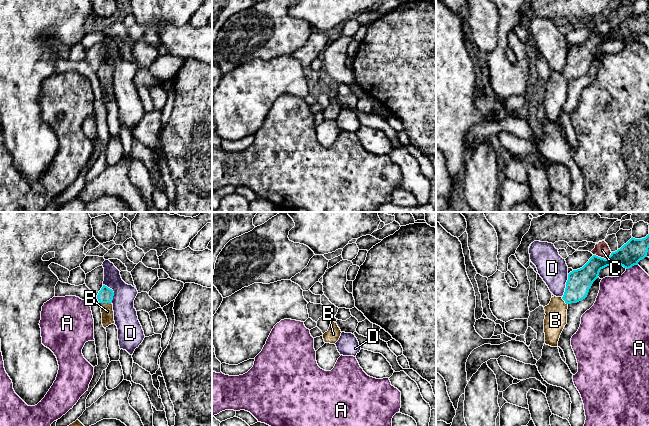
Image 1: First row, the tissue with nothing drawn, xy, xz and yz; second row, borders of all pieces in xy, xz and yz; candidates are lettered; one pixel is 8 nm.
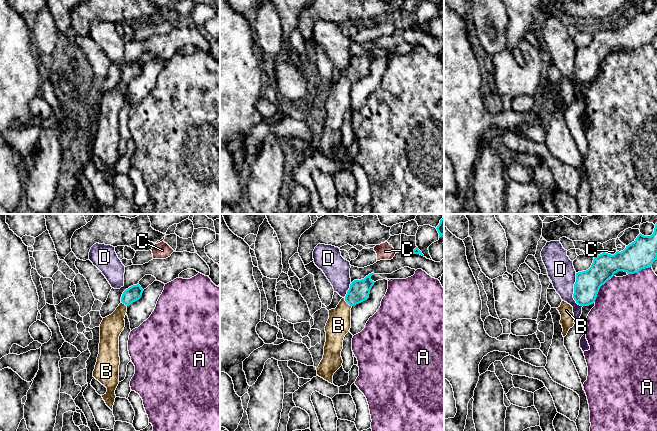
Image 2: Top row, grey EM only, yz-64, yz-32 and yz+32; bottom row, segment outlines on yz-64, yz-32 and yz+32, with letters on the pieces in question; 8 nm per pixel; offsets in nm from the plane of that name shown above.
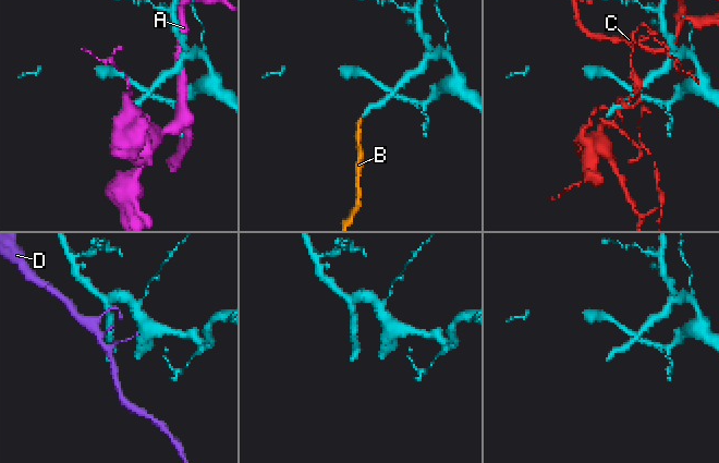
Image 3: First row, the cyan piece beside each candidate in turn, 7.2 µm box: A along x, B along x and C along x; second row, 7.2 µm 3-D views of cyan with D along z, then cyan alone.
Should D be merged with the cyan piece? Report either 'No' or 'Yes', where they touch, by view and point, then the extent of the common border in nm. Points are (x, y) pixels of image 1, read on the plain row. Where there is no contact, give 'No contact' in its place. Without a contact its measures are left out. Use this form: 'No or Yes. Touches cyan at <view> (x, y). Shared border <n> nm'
No. Touches cyan at yz (566, 62). Shared border 200 nm

